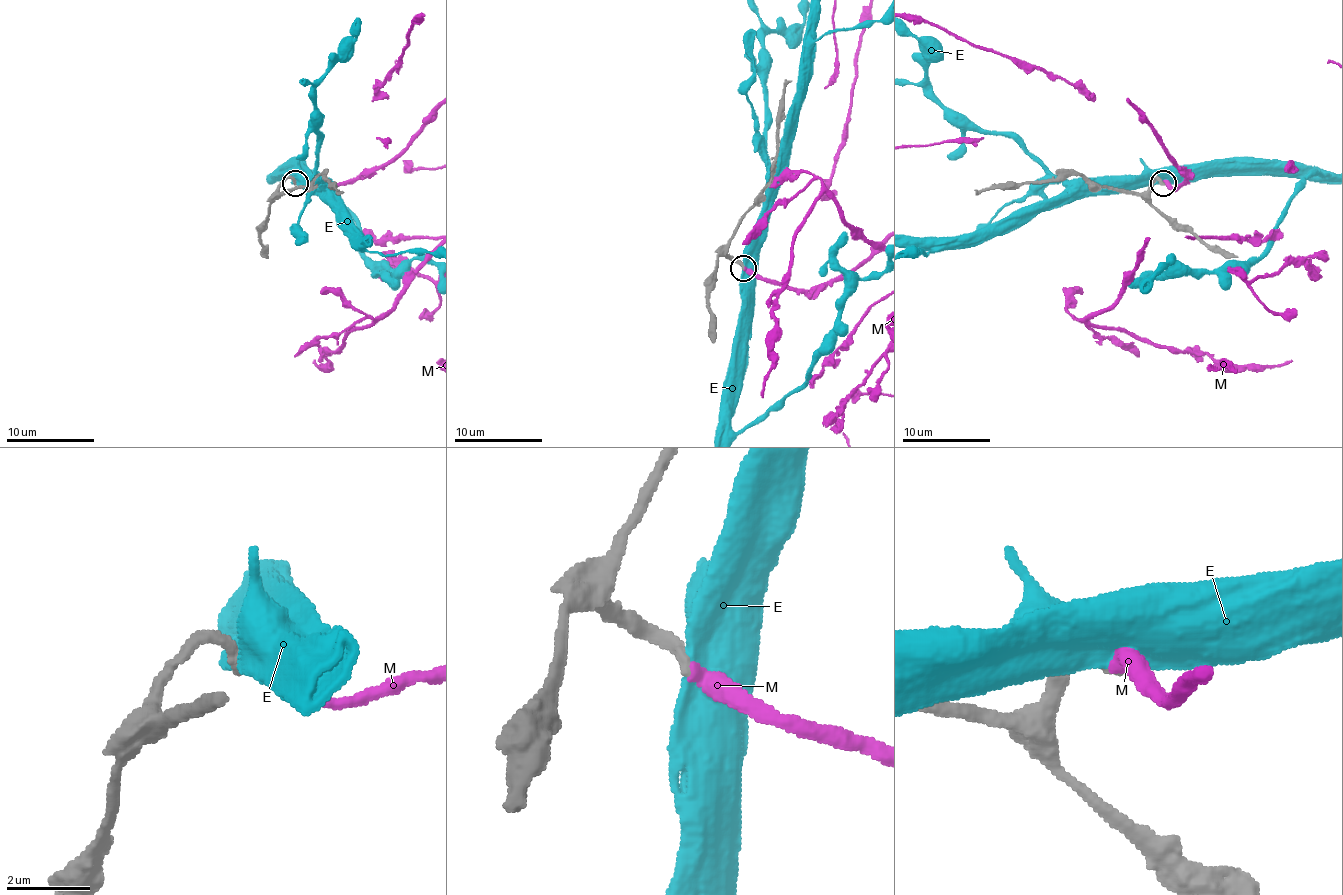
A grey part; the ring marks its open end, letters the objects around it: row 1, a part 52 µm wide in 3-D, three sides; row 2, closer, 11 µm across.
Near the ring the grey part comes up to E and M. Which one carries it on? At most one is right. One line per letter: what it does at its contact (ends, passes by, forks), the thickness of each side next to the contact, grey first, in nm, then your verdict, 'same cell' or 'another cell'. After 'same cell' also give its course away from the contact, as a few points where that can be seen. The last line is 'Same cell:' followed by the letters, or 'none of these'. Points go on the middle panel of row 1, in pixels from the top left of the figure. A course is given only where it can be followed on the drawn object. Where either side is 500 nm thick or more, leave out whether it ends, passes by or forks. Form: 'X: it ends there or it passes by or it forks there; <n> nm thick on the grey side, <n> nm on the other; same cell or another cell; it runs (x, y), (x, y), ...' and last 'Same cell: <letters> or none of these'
E: 360 nm thick on the grey side, 800 nm on the other; another cell
M: it ends there; 300 nm thick on the grey side, 300 nm on the other; same cell
Same cell: M

